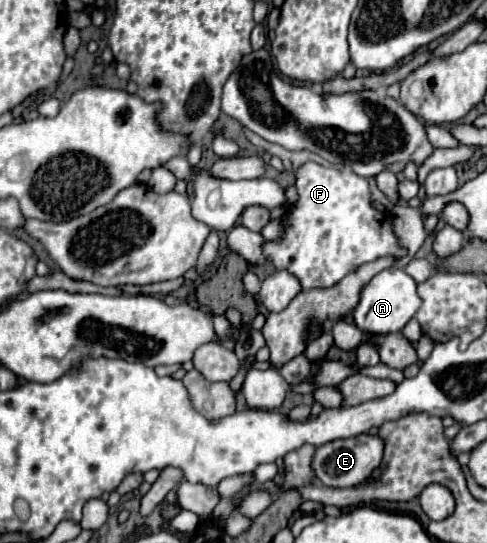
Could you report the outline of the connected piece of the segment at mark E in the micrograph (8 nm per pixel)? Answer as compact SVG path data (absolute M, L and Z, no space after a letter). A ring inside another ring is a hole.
M356 435L350 439L336 439L330 443L324 443L314 453L314 473L326 487L354 487L368 479L368 475L382 463L384 453L384 441L378 435Z

